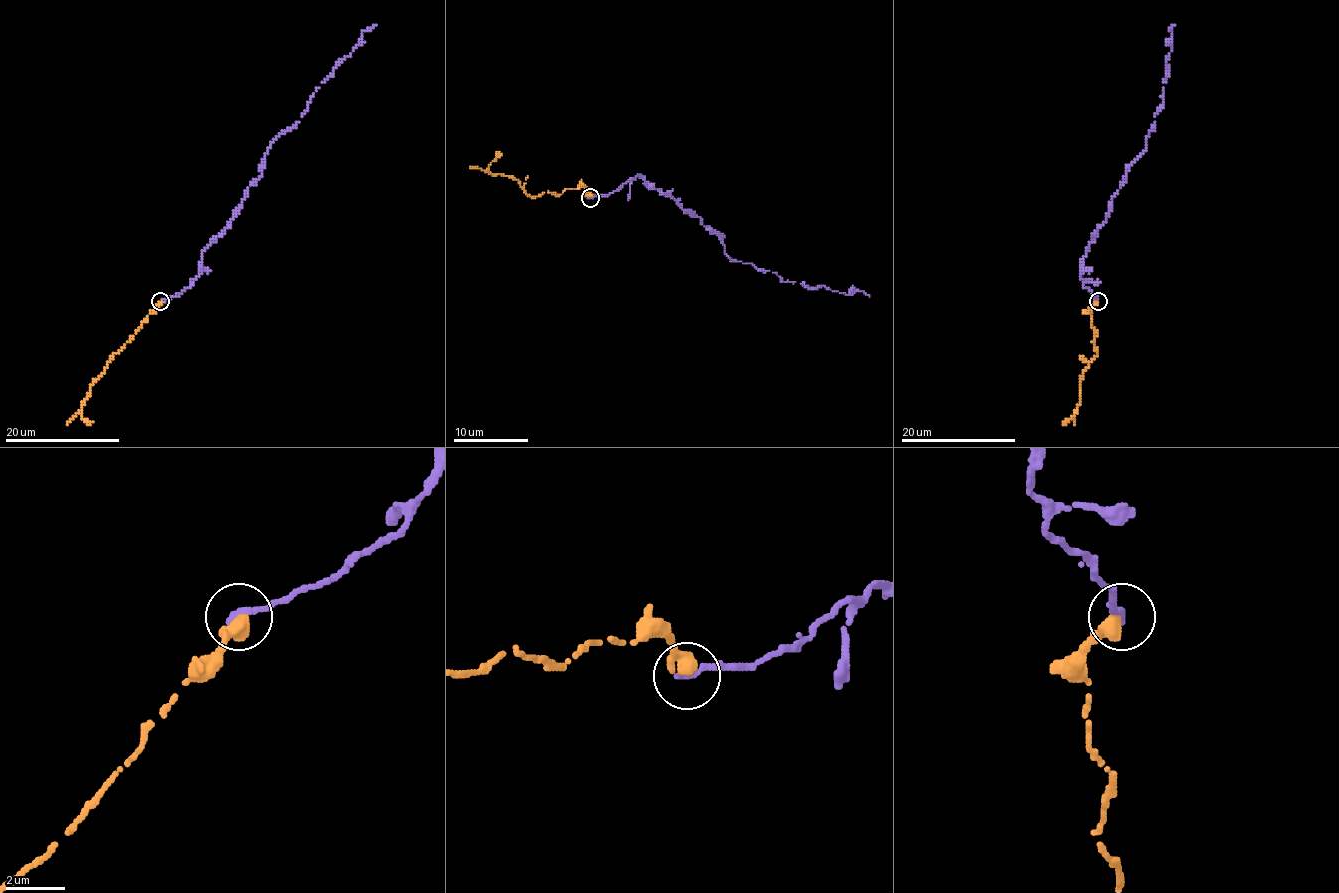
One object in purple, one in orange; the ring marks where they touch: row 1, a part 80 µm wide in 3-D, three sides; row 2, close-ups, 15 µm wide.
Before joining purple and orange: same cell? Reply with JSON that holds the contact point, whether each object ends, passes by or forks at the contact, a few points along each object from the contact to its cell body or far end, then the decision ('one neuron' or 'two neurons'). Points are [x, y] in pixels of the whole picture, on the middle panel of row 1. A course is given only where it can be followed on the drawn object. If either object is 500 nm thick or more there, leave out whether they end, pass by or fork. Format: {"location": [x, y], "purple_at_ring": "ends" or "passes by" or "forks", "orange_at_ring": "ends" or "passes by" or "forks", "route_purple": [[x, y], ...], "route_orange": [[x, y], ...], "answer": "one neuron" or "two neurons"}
{"location": [590, 198], "purple_at_ring": "ends", "orange_at_ring": "ends", "route_purple": [[591, 198], [641, 176], [722, 235], [732, 261], [752, 263], [784, 282], [841, 293], [863, 291], [869, 296]], "route_orange": [[591, 196], [583, 187], [566, 189], [561, 194], [529, 196], [516, 179], [489, 174], [489, 165], [500, 152]], "answer": "one neuron"}

